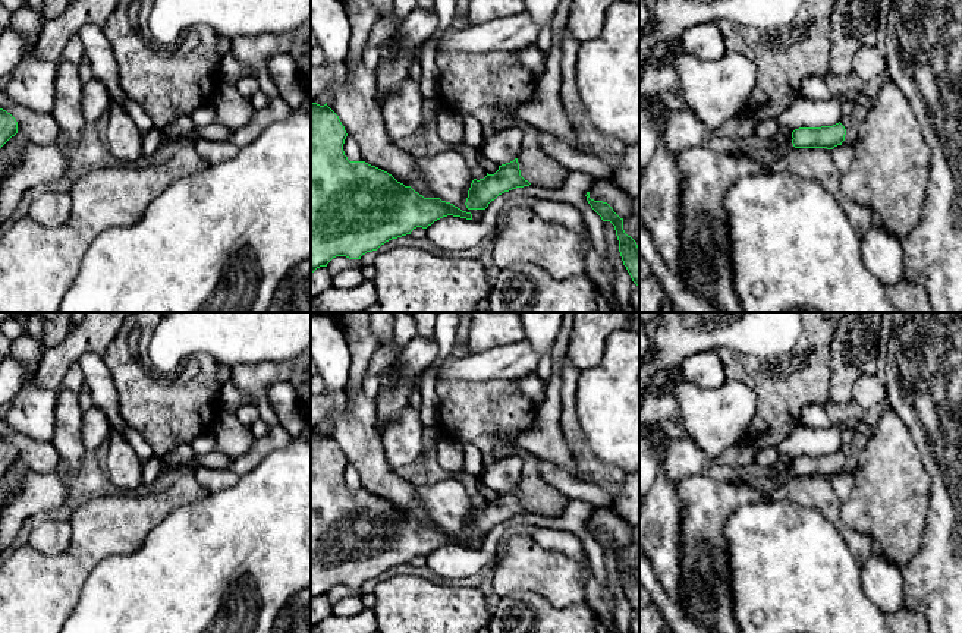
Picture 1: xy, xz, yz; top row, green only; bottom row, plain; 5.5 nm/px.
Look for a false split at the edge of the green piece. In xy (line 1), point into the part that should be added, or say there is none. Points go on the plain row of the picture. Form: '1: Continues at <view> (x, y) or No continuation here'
1: No continuation here

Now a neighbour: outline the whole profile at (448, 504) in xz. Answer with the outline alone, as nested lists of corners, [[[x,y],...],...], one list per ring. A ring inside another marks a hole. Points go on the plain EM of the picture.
[[[449,476],[433,485],[414,485],[414,488],[421,504],[437,526],[471,541],[472,548],[482,547],[485,538],[468,538],[465,533],[474,507],[456,476]]]

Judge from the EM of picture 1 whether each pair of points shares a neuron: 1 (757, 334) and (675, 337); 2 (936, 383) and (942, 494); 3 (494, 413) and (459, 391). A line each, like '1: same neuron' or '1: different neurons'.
1: same neuron
2: same neuron
3: same neuron

